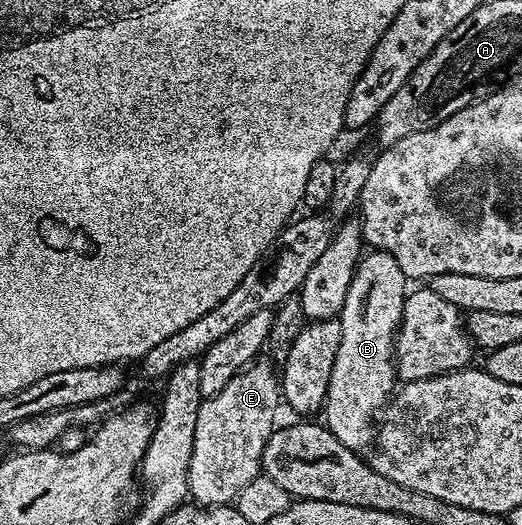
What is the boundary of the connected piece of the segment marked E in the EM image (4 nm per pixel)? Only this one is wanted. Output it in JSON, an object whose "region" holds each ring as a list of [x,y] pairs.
{"region":[[[269,360],[254,361],[236,374],[217,394],[210,394],[202,401],[195,420],[195,440],[189,461],[188,497],[198,506],[228,506],[241,489],[247,487],[262,473],[261,457],[267,440],[273,435],[277,418],[277,402],[282,401],[279,374]]]}

